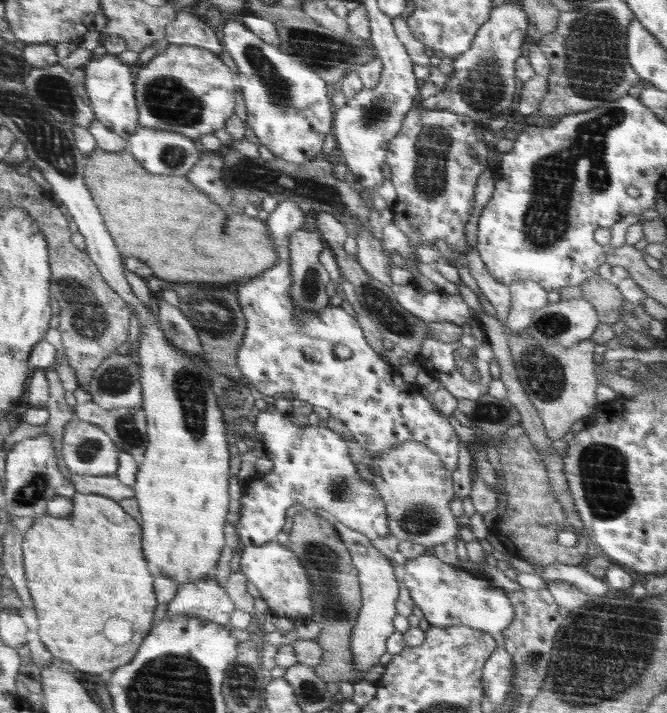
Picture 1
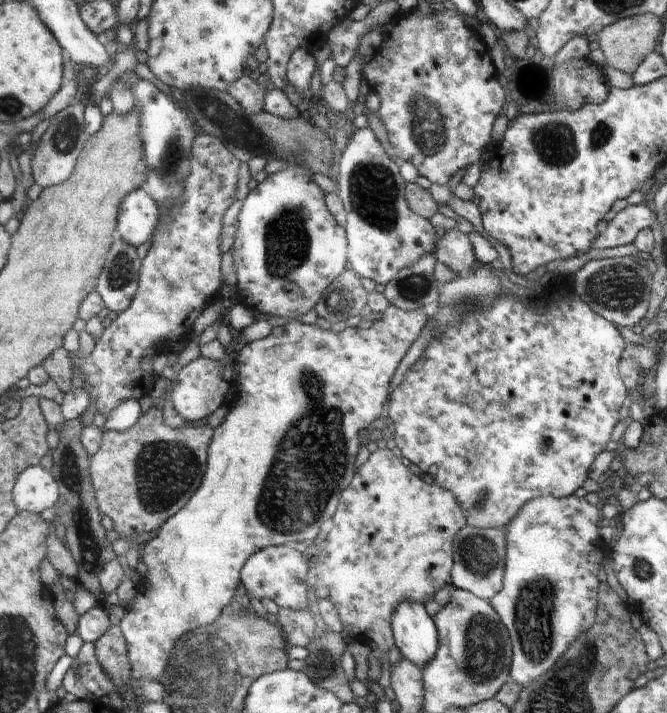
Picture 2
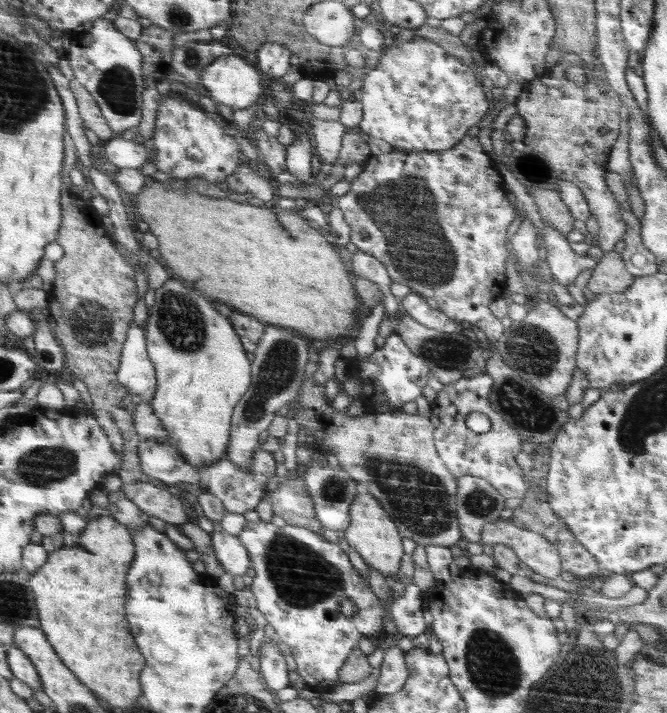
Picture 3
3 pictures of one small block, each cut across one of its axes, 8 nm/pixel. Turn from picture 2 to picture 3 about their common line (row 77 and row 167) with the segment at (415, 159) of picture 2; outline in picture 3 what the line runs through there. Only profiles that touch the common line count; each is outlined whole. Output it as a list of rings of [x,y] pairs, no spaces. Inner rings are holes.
[[[464,138],[459,145],[453,146],[450,150],[445,151],[396,151],[393,150],[388,154],[371,155],[366,160],[363,171],[358,177],[351,181],[350,190],[345,195],[335,200],[344,214],[344,220],[350,226],[350,240],[356,245],[358,250],[370,253],[380,263],[383,264],[387,271],[388,277],[392,282],[404,284],[410,288],[410,291],[420,295],[422,298],[431,298],[436,301],[440,307],[439,310],[448,316],[449,320],[458,322],[467,327],[478,327],[486,337],[490,340],[490,350],[496,349],[495,343],[503,337],[505,328],[501,324],[501,320],[490,313],[490,304],[497,299],[505,298],[506,291],[506,260],[510,256],[510,252],[506,250],[506,232],[510,222],[514,220],[514,208],[510,204],[510,200],[506,198],[504,186],[502,186],[502,176],[496,170],[494,162],[484,154],[484,150],[478,144],[479,138]]]

